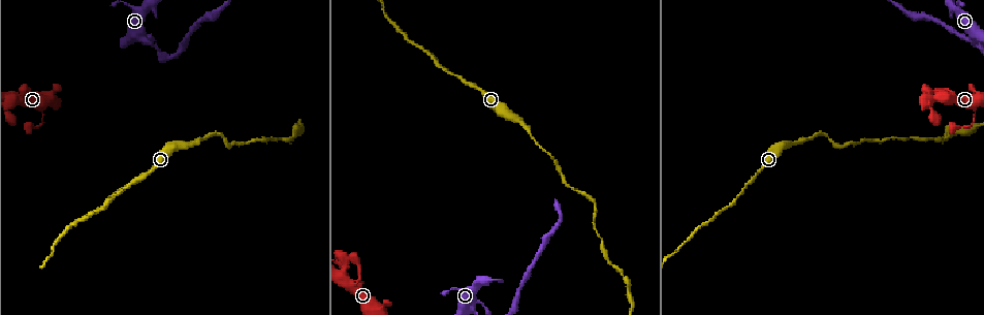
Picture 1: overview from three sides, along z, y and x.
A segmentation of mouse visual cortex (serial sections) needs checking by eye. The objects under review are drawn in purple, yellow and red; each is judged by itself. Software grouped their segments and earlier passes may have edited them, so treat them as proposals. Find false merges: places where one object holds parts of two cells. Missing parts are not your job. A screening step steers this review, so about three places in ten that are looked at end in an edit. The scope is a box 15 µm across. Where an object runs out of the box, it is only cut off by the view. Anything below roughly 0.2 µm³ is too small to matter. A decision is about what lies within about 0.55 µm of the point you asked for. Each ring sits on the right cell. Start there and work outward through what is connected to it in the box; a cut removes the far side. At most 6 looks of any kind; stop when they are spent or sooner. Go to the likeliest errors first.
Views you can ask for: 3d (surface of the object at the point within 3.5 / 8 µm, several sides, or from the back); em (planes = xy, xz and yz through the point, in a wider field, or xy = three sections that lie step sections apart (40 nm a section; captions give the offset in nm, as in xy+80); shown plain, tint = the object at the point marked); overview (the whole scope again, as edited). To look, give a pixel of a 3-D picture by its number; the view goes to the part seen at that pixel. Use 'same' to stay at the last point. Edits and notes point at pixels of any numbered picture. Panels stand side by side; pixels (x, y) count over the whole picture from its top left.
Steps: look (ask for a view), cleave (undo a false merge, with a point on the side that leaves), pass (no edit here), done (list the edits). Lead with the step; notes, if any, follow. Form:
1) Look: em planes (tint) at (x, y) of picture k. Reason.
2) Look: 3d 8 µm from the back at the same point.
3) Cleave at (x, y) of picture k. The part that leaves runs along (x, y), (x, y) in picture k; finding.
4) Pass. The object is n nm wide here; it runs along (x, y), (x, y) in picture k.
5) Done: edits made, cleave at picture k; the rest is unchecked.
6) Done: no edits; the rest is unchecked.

Look: 3d 3.5 µm at (486, 309) of picture 1. Abrupt turn.

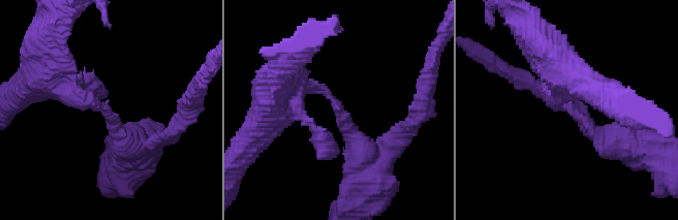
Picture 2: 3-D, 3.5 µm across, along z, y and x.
Look: em xy step 1 (tint) at (563, 107) of picture 2. The arms are 250, 300 nm wide.

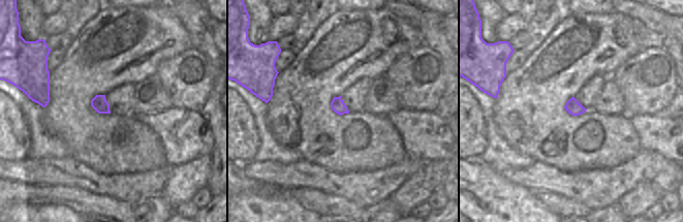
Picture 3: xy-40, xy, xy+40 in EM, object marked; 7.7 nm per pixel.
Cleave at (589, 132) of picture 2. The part that leaves runs along (565, 108), (596, 137) in picture 2; a second cell is stuck on.

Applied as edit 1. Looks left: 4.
Look: 3d 3.5 µm at (946, 140) of picture 1. Calibre changes.

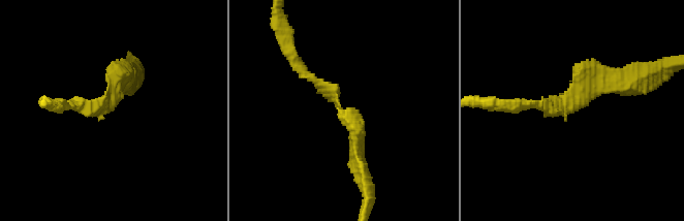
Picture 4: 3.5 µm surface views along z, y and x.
Look: em xy step 5 (tint) at (340, 110) of picture 4. Now the EM.

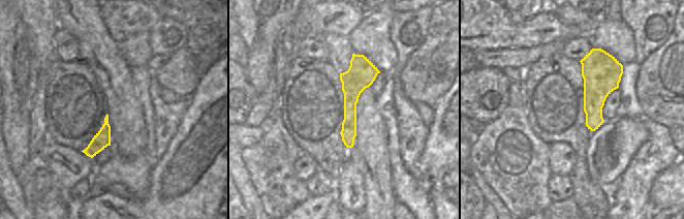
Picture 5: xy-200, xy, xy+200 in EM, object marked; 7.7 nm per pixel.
Pass. It runs along (293, 59), (335, 95), (358, 164) in picture 4; all the same cell.

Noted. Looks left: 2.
Done: edits made, cleave at picture 2; the rest is unchecked.

